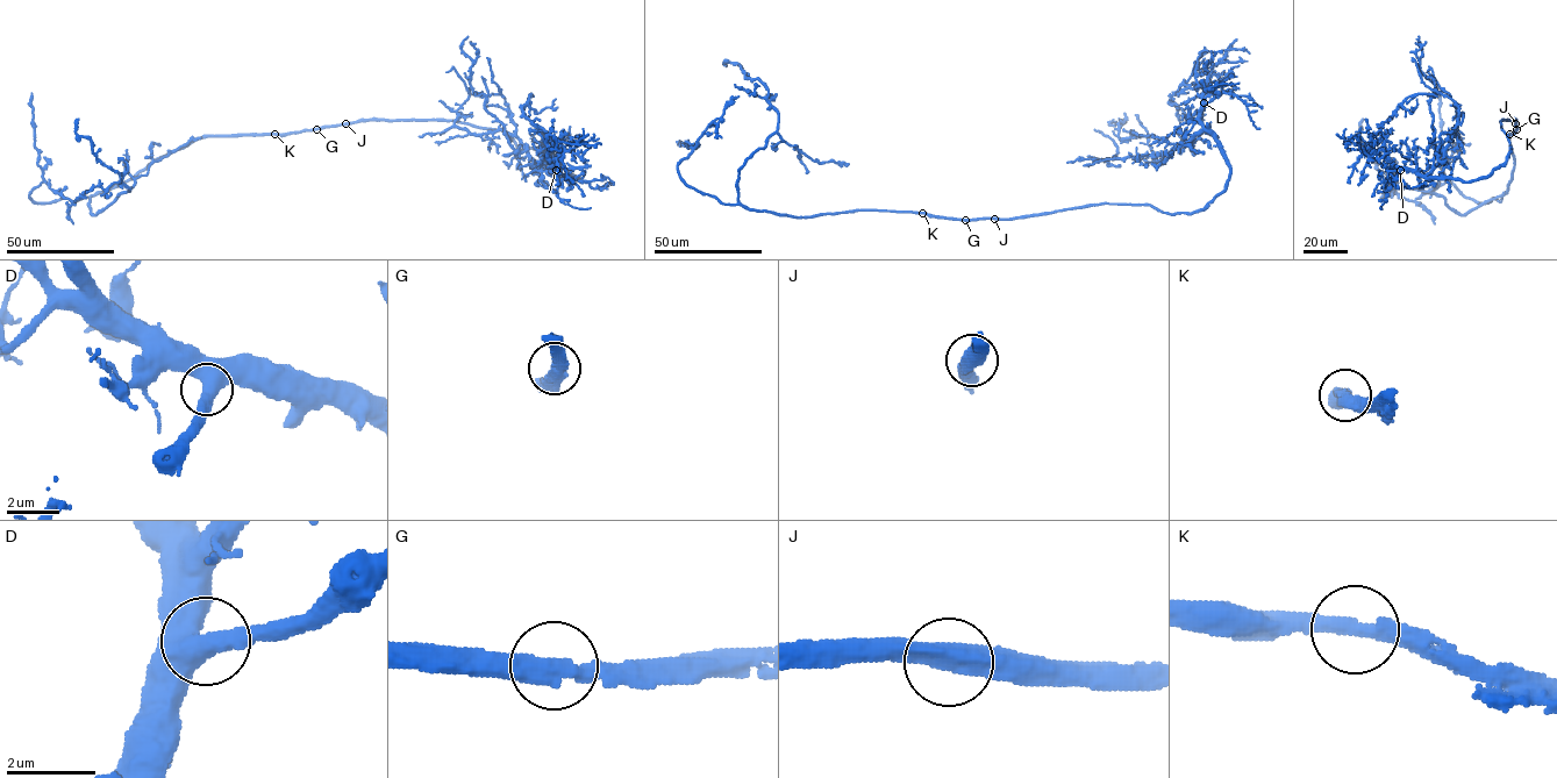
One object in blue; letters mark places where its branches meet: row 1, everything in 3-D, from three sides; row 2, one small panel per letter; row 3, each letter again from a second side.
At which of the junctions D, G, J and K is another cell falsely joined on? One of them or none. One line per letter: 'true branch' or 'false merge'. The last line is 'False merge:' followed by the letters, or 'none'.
D: true branch
G: true branch
J: true branch
K: true branch
False merge: none

